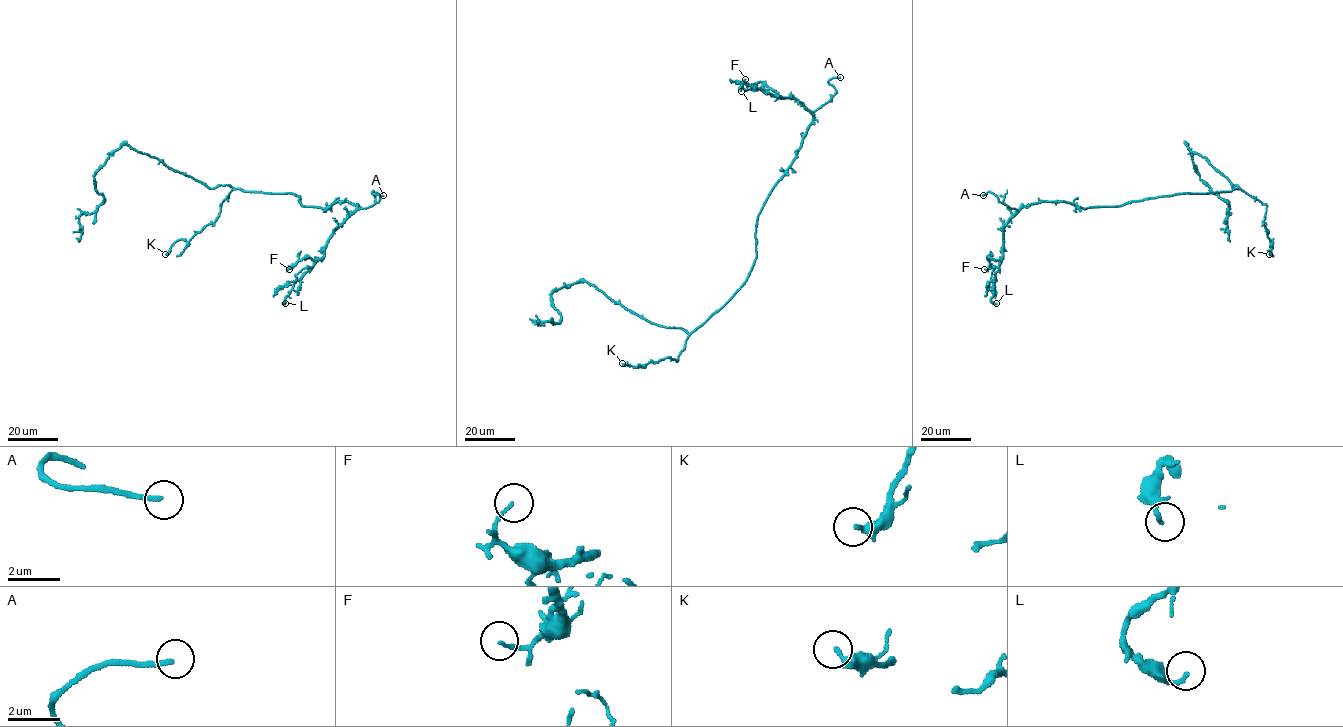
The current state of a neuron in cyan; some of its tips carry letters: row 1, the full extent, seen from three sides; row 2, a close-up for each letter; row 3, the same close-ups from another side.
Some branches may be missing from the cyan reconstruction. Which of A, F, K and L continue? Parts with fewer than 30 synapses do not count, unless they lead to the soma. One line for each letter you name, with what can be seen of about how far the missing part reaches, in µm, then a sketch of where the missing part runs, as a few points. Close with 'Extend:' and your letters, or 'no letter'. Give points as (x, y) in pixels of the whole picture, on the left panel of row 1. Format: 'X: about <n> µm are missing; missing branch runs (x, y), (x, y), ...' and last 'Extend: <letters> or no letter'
A: about 40 µm are missing; missing branch runs (383, 195), (389, 192), (376, 189), (352, 190), (337, 193), (334, 200), (333, 197)
Extend: A

